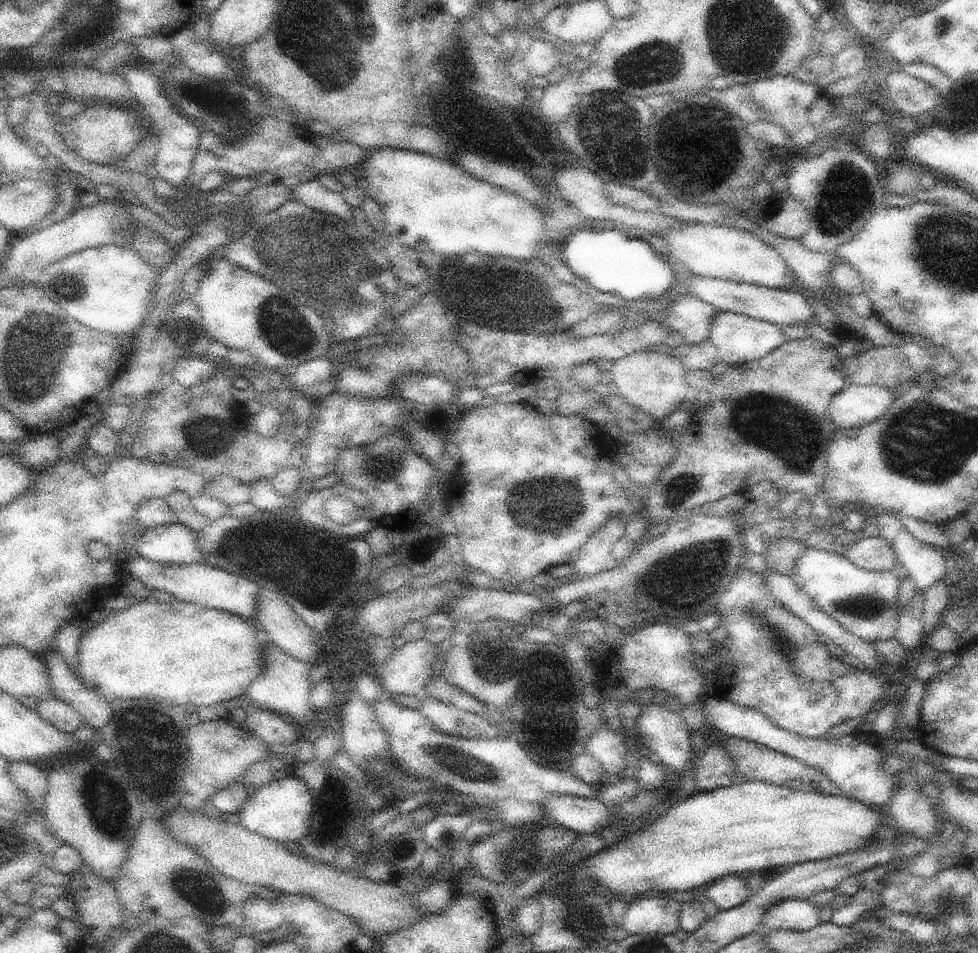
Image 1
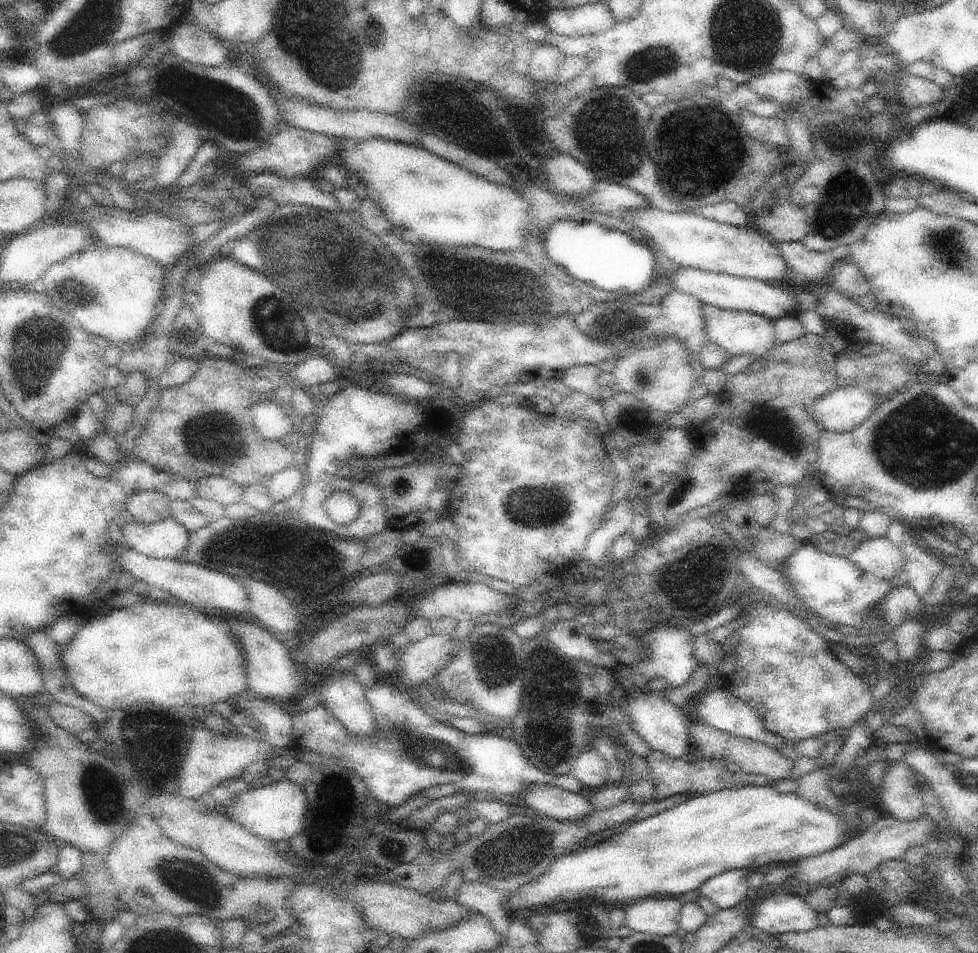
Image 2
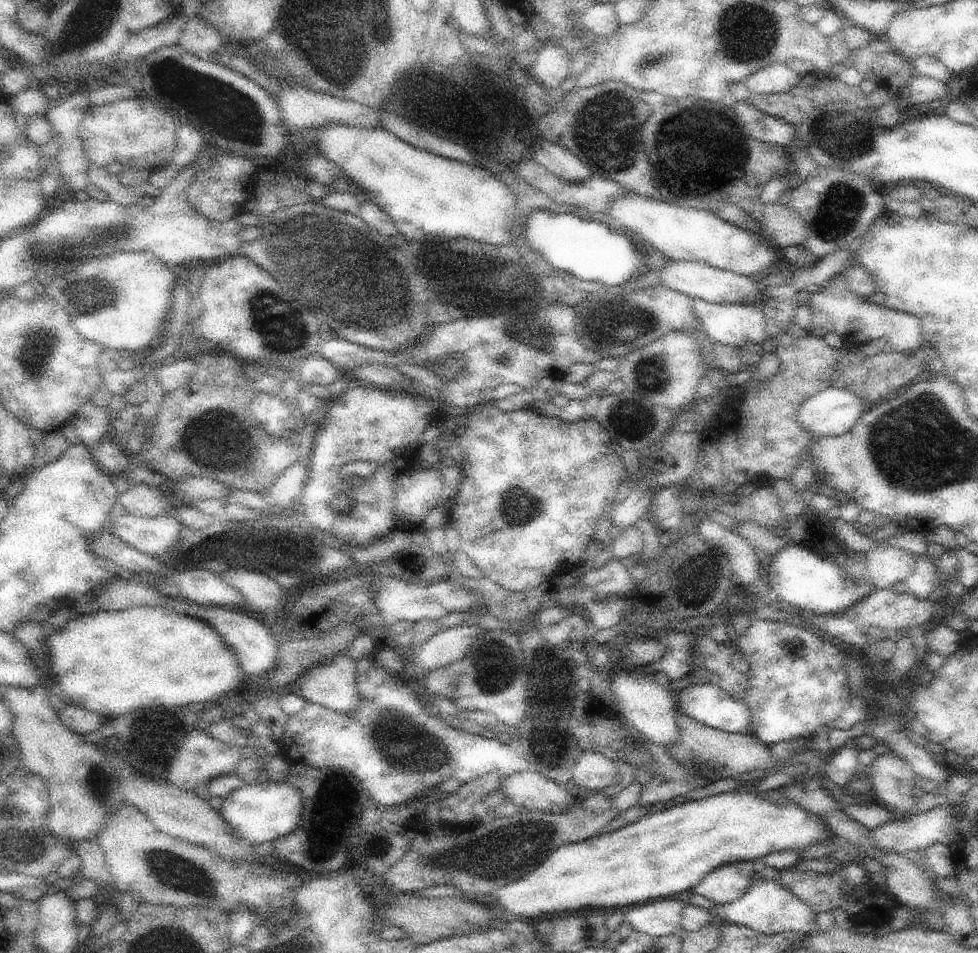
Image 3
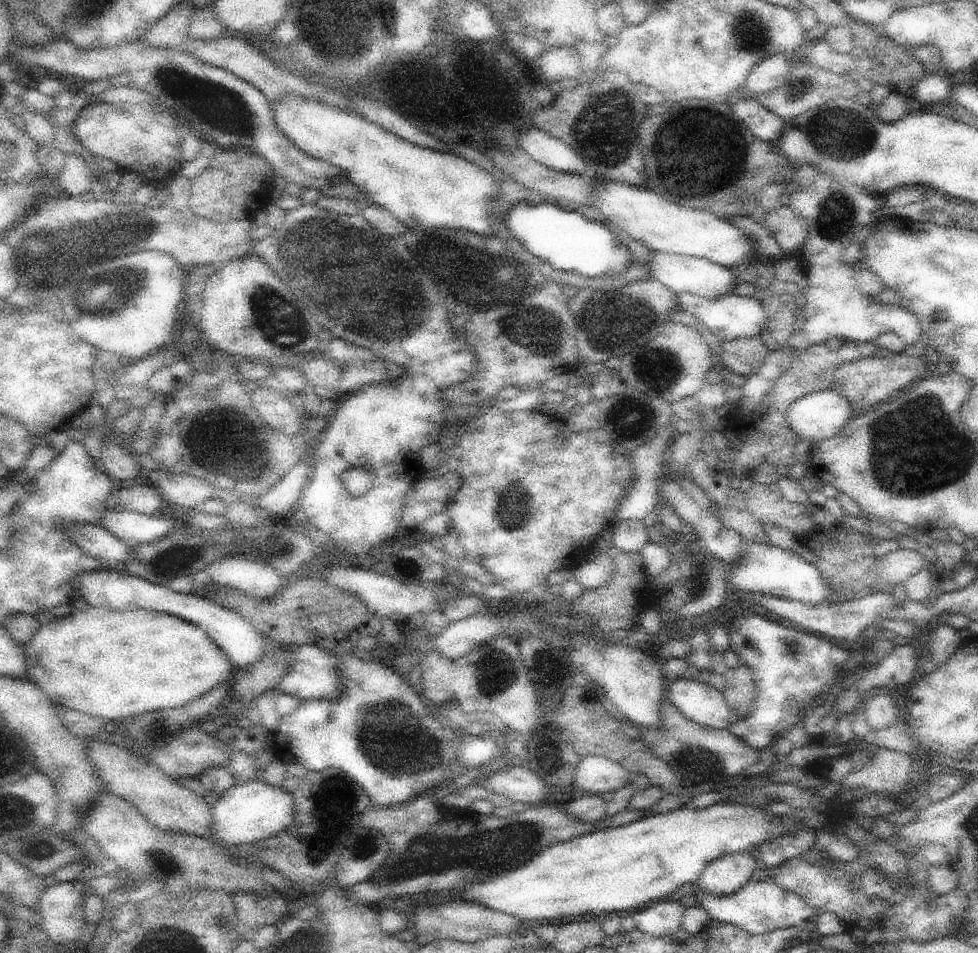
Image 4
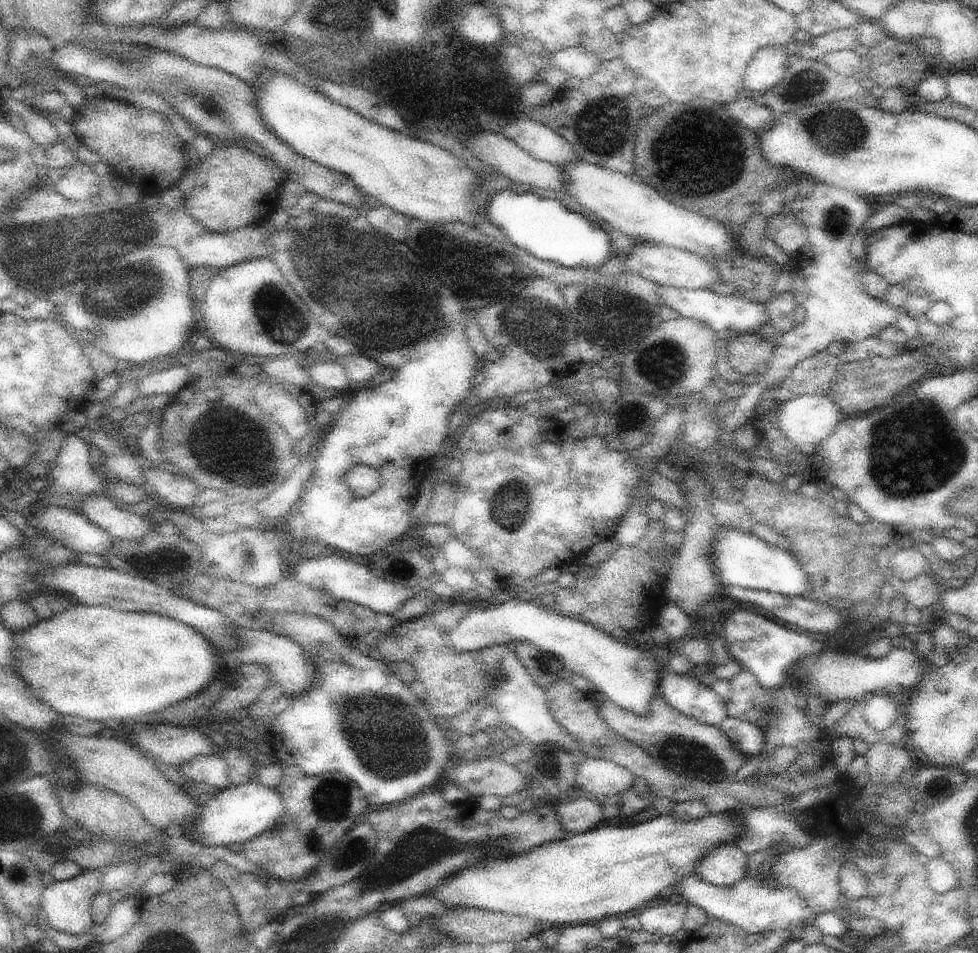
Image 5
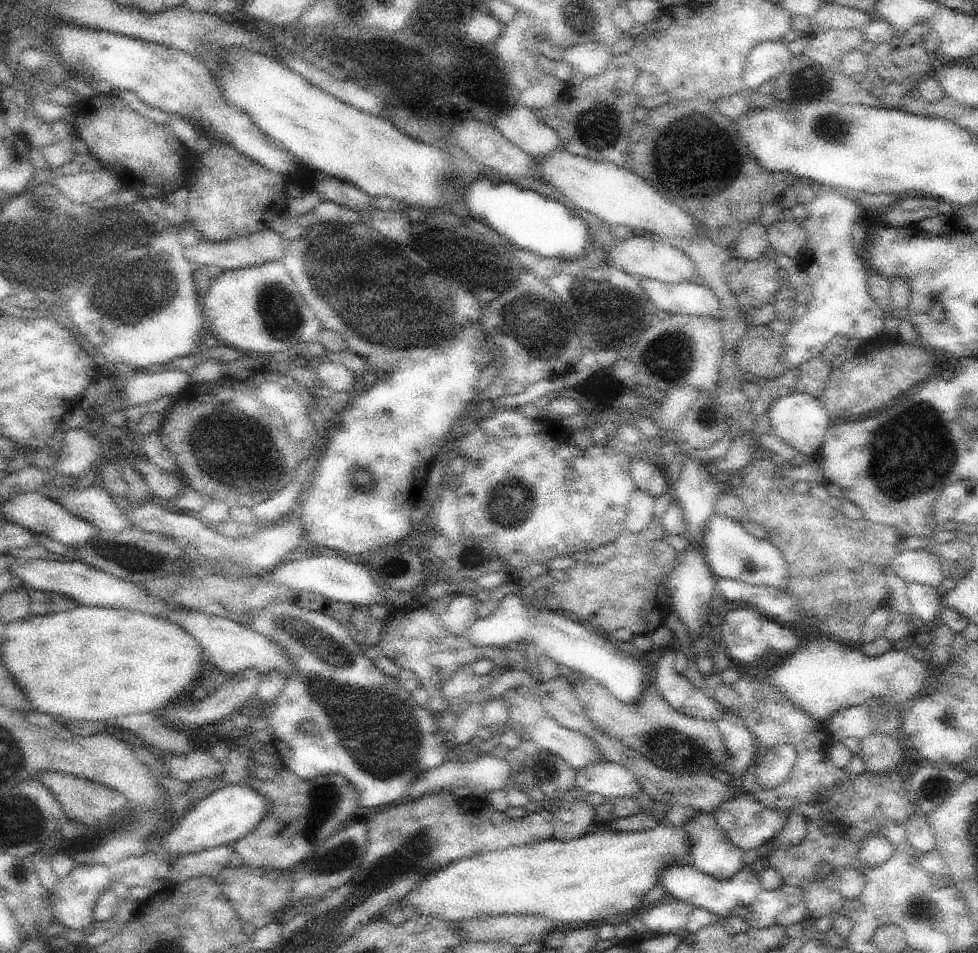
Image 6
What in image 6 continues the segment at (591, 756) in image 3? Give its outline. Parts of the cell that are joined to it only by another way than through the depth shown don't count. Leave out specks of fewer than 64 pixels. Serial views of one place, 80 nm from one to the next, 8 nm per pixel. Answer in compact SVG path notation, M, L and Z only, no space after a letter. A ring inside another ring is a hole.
M610 761L588 765L576 771L575 786L586 792L598 792L604 798L634 797L643 792L641 784L625 766Z

